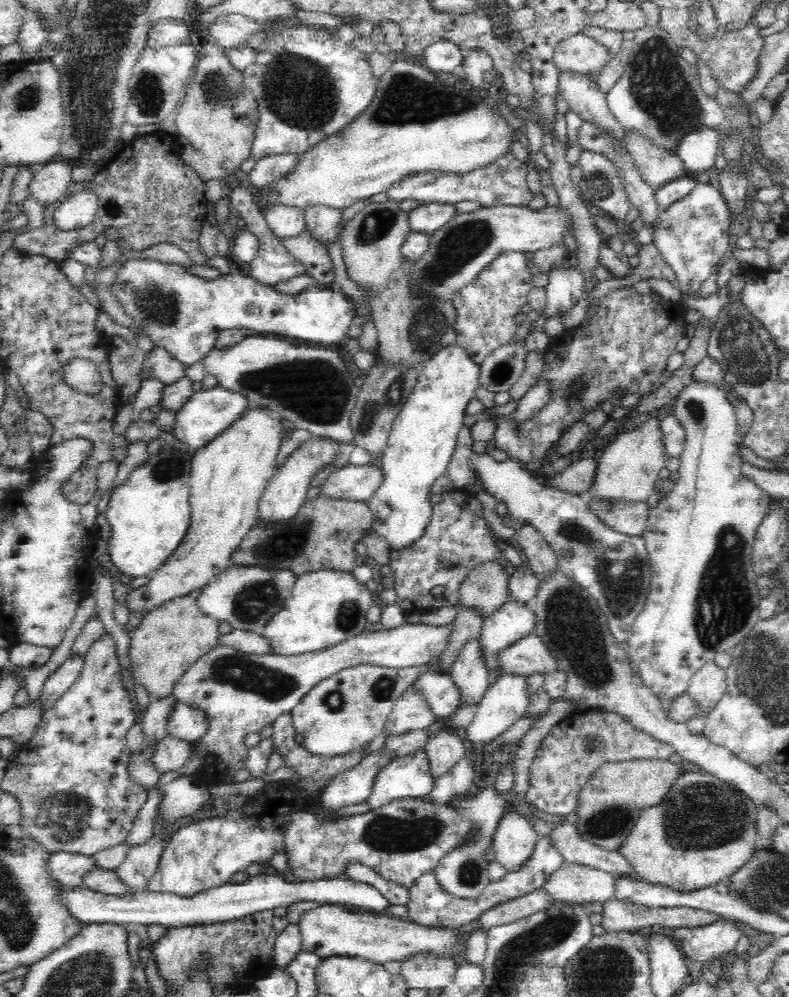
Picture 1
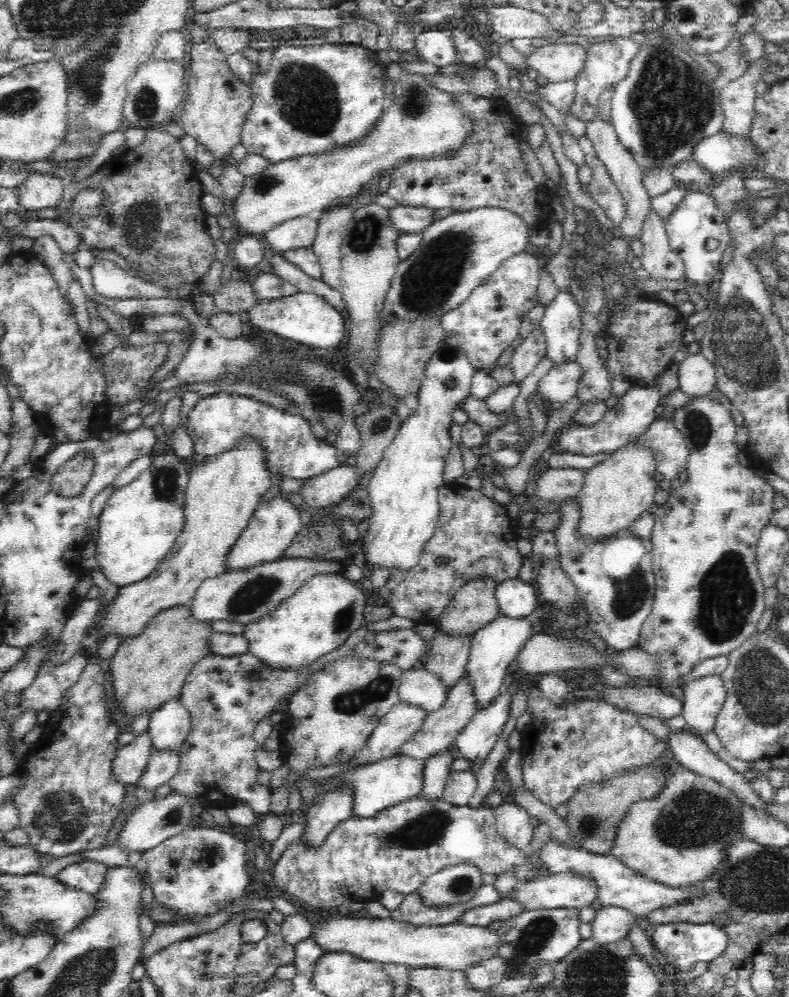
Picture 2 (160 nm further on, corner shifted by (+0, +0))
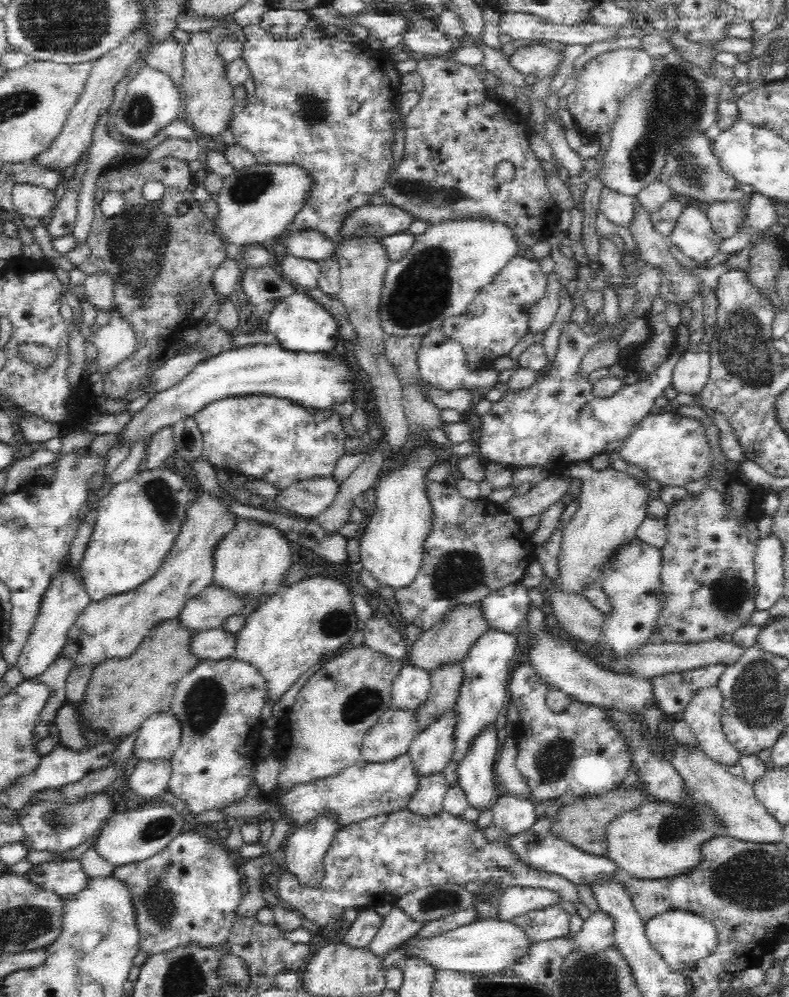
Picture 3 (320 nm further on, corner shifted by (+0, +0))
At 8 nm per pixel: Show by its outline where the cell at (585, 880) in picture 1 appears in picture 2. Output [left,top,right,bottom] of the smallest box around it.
[513,872,598,910]

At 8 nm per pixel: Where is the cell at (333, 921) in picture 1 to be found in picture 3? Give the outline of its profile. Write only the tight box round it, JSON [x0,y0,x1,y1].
[396,918,530,975]

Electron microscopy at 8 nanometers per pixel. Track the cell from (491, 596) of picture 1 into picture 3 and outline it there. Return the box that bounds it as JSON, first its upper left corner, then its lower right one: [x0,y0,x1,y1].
[408,601,490,672]

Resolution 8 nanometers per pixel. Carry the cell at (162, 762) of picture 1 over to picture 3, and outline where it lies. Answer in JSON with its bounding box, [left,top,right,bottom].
[128,759,171,799]

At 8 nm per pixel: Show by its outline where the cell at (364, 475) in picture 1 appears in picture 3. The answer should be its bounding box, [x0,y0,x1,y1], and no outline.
[275,476,340,518]

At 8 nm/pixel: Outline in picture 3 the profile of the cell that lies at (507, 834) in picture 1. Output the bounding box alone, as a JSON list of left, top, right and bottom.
[492,793,537,838]

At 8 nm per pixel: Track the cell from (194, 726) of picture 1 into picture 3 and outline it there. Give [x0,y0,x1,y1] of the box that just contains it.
[133,709,182,760]

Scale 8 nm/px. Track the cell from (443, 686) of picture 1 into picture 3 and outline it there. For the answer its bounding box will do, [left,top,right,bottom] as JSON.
[390,664,431,711]

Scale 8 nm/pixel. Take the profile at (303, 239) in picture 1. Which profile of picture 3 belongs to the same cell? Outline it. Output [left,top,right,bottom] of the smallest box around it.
[278,255,320,290]

